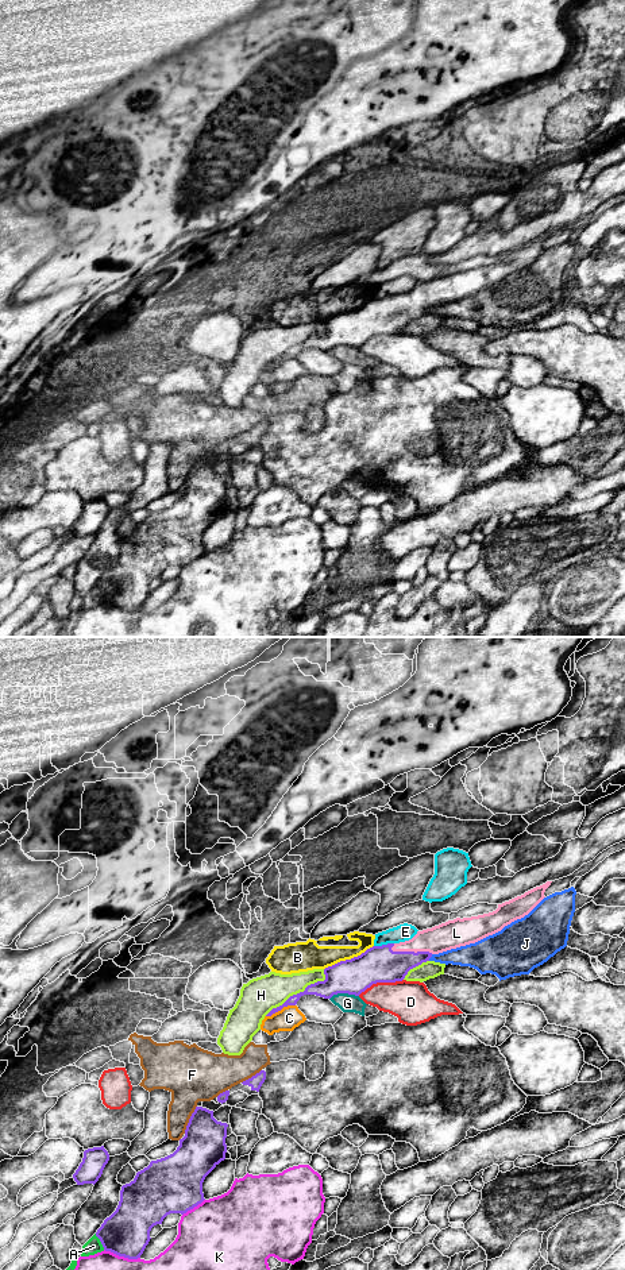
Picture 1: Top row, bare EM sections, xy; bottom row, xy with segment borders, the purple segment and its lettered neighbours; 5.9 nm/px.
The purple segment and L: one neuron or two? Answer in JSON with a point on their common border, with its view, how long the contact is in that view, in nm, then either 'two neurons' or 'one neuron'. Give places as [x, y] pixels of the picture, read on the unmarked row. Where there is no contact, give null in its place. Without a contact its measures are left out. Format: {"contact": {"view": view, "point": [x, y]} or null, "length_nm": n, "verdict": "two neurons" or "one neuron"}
{"contact": {"view": "xy", "point": [412, 304]}, "length_nm": 260, "verdict": "one neuron"}

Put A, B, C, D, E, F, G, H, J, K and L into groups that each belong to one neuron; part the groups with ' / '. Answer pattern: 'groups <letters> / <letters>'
groups A / B / C / D / E / F / G / H / J / K / L

